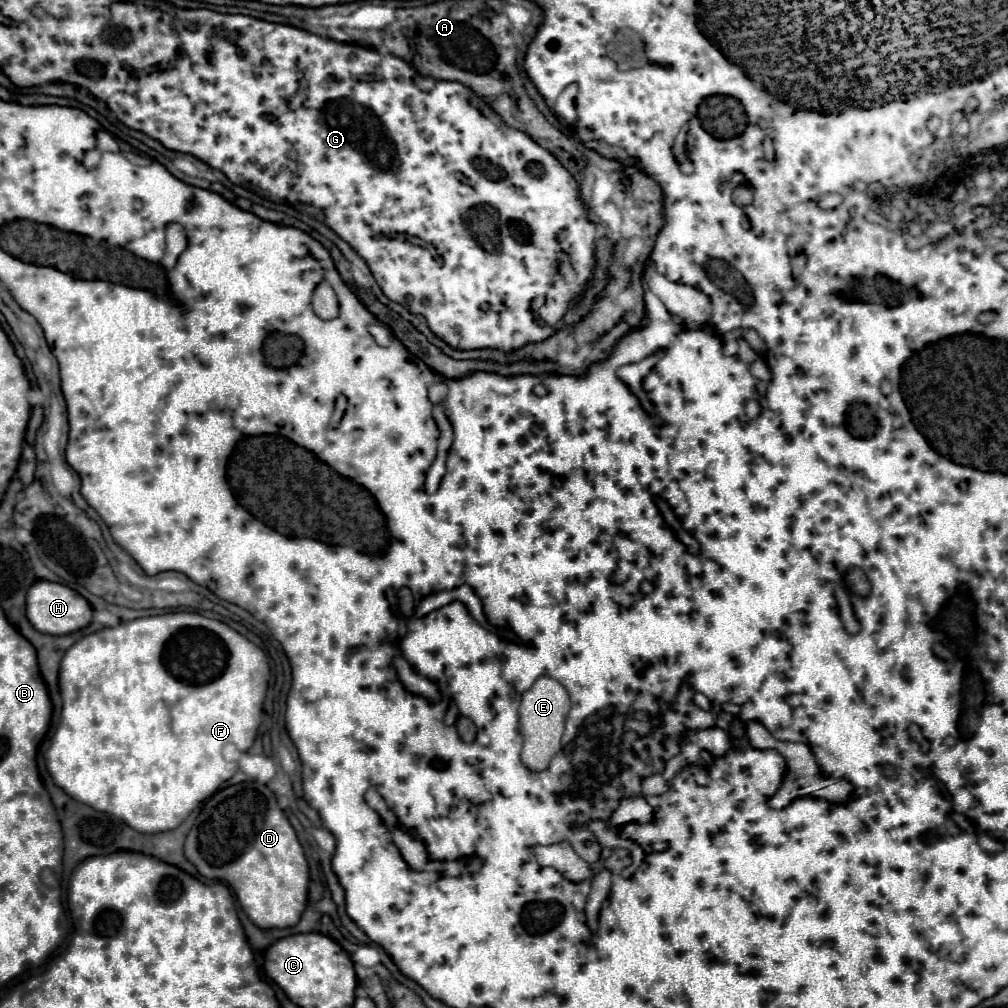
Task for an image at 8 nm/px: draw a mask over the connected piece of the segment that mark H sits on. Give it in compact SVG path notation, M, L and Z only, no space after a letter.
M37 580L27 592L27 618L33 624L33 628L43 634L63 636L63 634L77 632L77 630L89 626L91 616L93 616L91 604L81 594L71 590L69 586L63 586L57 582L47 582L47 580Z

